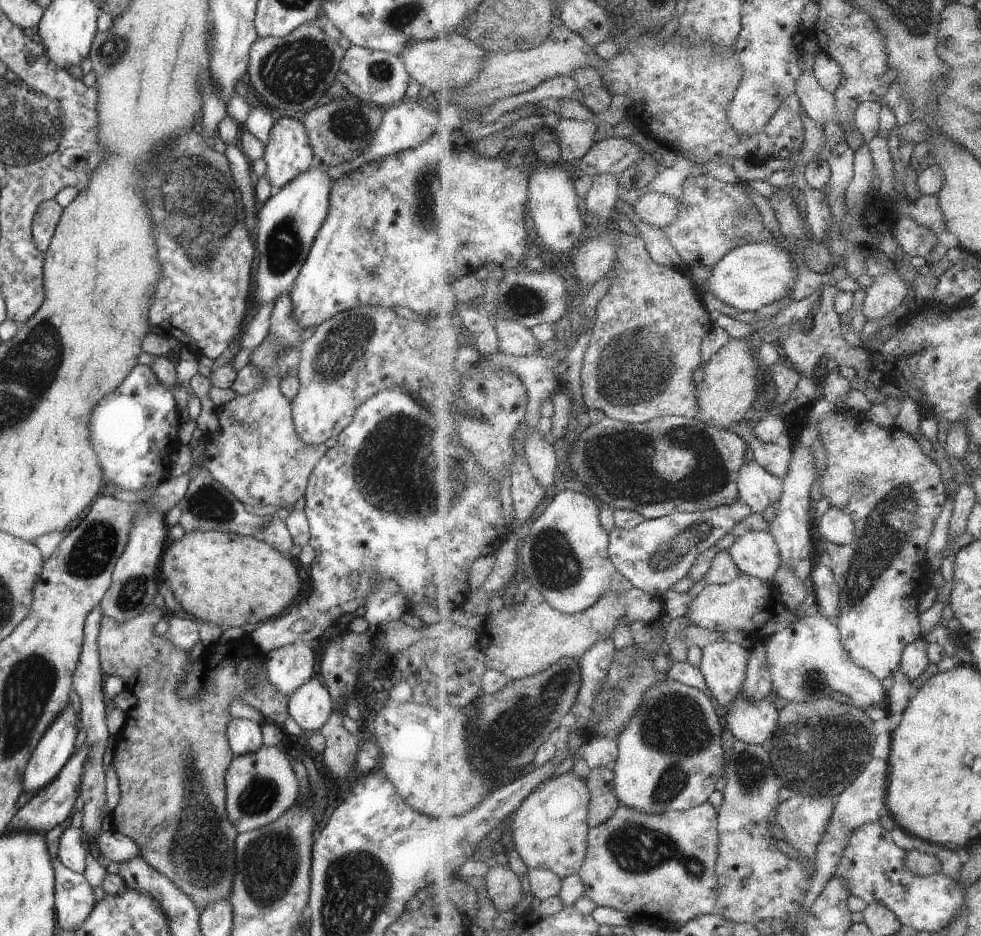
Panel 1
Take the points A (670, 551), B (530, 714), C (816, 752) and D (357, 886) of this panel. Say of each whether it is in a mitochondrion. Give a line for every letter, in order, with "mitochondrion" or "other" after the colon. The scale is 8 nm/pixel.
A: mitochondrion
B: mitochondrion
C: mitochondrion
D: mitochondrion

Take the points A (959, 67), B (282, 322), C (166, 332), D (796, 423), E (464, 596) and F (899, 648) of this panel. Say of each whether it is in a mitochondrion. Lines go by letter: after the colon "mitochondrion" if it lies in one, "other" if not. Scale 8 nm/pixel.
A: other
B: other
C: other
D: other
E: other
F: other

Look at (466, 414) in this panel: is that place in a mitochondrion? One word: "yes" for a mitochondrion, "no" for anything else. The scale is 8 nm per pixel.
yes

